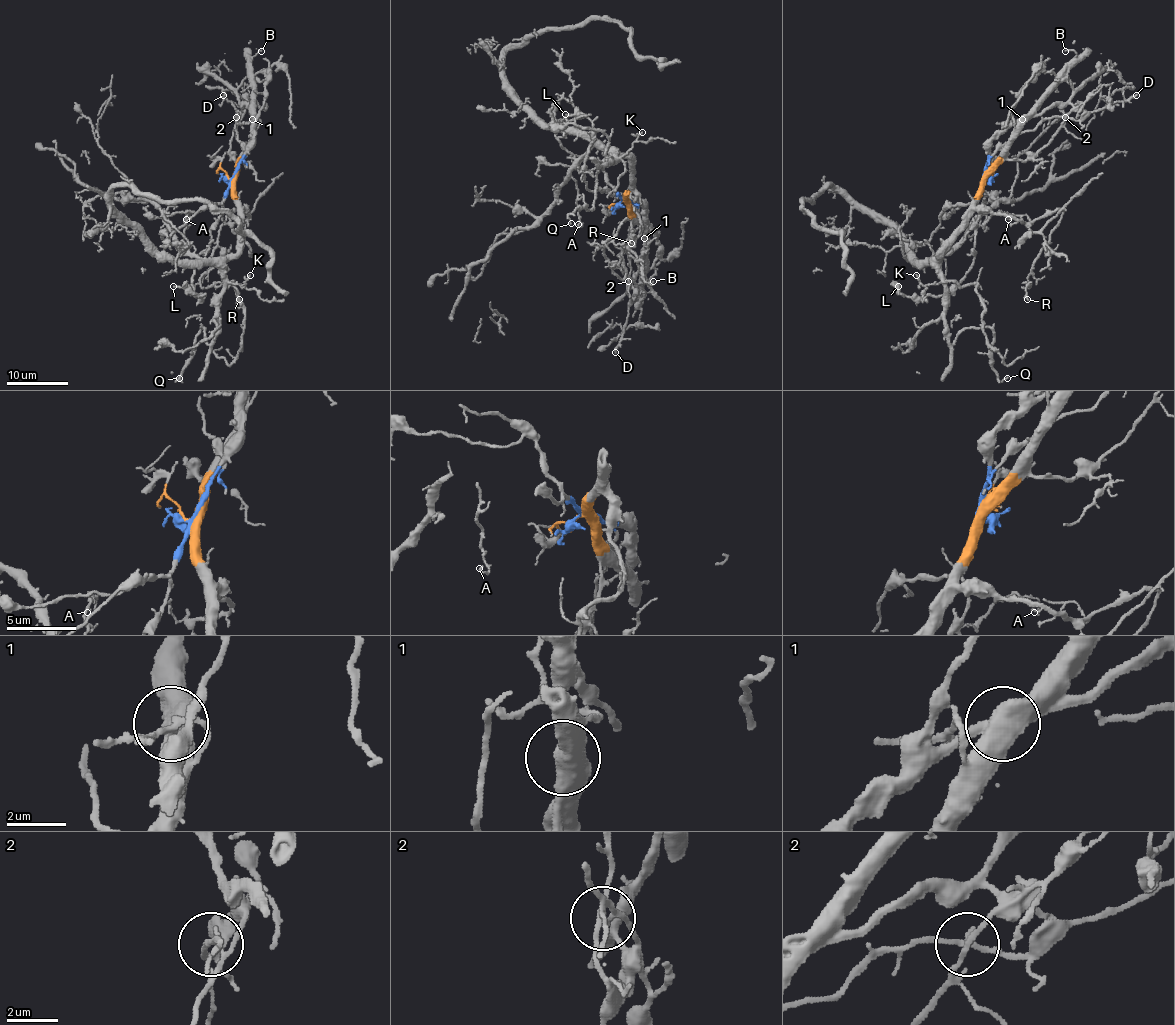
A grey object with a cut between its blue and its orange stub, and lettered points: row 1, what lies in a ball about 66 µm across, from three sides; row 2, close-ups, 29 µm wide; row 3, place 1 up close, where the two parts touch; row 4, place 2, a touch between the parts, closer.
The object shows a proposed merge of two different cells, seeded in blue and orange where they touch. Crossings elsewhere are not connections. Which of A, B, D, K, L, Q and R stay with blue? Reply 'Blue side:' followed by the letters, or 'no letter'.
Blue side: D, L

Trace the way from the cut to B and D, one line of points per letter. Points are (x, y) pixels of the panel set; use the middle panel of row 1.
B: (625, 199), (627, 207), (644, 224), (645, 280), (642, 290), (647, 293), (653, 280)
D: (625, 199), (638, 209), (628, 235), (627, 251), (630, 262), (627, 294), (630, 302), (622, 340), (615, 352)

